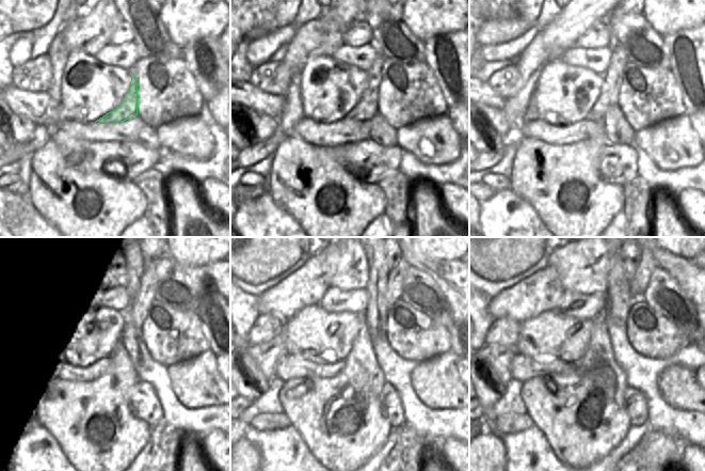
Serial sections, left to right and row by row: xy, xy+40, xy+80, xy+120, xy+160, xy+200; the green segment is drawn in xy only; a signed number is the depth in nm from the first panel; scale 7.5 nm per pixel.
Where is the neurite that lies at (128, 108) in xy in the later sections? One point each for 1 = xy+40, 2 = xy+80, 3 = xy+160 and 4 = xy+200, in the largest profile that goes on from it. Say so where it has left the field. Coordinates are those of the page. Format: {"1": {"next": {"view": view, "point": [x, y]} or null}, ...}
{"1": {"next": {"view": "xy+40", "point": [367, 108]}}, "2": {"next": {"view": "xy+80", "point": [611, 79]}}, "3": {"next": {"view": "xy+160", "point": [375, 315]}}, "4": {"next": {"view": "xy+200", "point": [620, 300]}}}

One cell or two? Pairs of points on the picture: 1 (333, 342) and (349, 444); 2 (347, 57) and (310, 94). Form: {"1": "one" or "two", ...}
{"1": "two", "2": "two"}

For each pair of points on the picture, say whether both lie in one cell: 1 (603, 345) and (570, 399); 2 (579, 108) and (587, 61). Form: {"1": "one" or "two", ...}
{"1": "one", "2": "two"}

